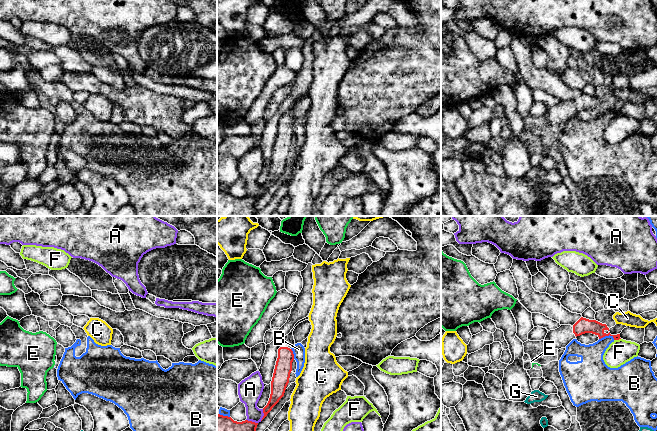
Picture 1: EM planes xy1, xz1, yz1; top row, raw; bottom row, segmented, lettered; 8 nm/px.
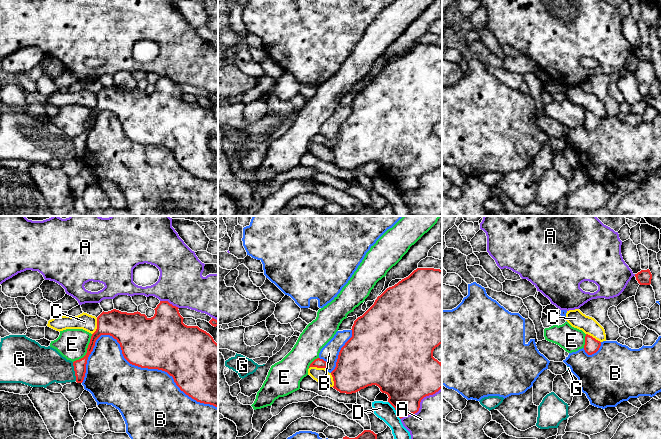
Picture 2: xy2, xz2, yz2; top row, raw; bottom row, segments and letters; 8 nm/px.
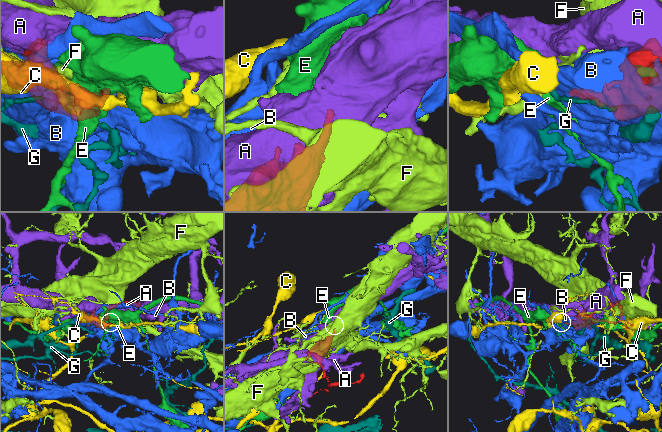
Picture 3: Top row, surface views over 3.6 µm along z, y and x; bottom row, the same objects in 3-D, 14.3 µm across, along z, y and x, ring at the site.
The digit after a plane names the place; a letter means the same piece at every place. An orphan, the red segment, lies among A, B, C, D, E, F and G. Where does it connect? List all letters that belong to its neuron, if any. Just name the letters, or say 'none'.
none

